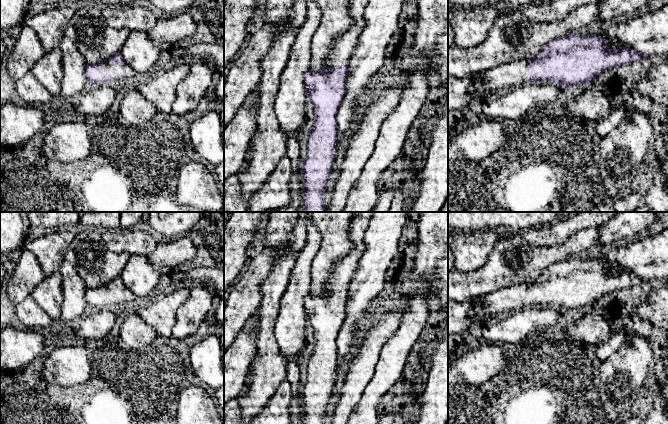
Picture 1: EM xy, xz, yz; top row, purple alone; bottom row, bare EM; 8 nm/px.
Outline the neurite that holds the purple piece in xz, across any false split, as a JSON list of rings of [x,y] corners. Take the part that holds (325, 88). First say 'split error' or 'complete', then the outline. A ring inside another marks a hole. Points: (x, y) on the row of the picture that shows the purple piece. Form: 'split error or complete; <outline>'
split error; [[[350,0],[349,14],[353,25],[335,40],[323,69],[318,72],[309,69],[304,75],[315,118],[301,170],[304,182],[303,212],[327,212],[324,195],[336,157],[336,118],[346,93],[349,61],[365,27],[363,14],[367,2]]]

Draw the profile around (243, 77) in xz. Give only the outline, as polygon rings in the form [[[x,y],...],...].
[[[265,24],[233,60],[224,79],[224,129],[246,97],[258,88],[261,79],[261,60],[270,51],[281,31],[278,24]]]

